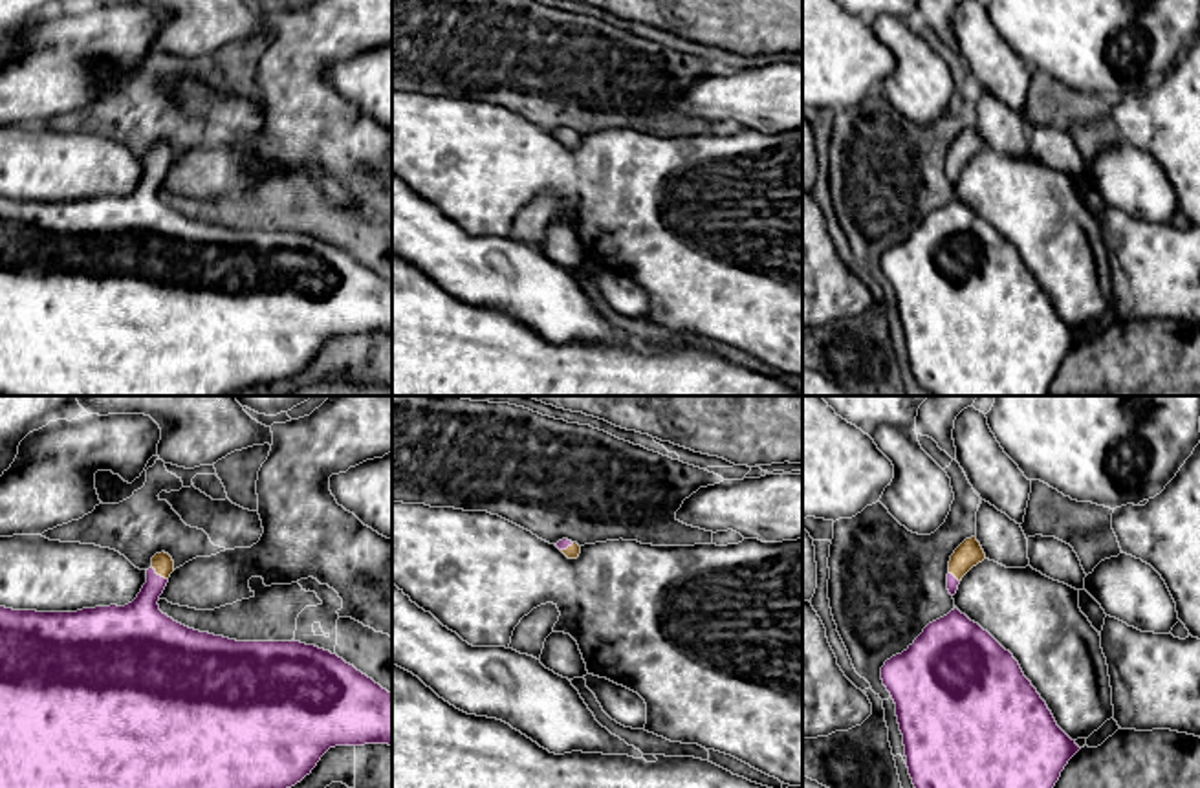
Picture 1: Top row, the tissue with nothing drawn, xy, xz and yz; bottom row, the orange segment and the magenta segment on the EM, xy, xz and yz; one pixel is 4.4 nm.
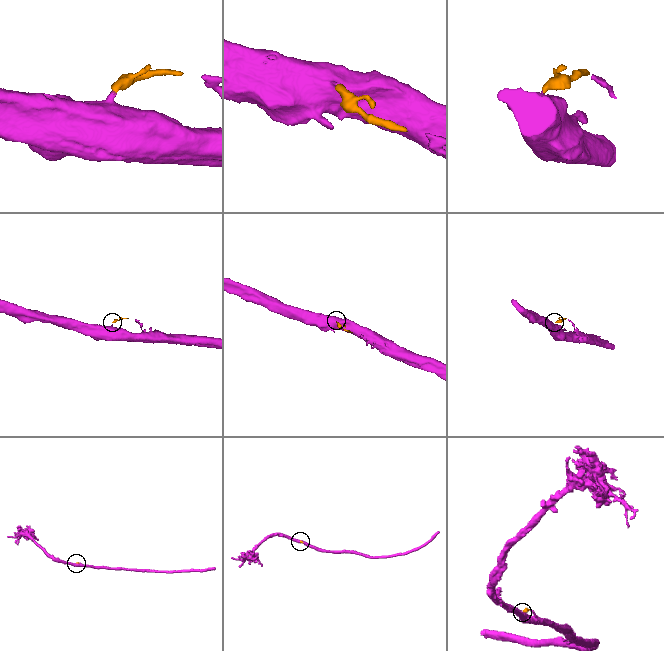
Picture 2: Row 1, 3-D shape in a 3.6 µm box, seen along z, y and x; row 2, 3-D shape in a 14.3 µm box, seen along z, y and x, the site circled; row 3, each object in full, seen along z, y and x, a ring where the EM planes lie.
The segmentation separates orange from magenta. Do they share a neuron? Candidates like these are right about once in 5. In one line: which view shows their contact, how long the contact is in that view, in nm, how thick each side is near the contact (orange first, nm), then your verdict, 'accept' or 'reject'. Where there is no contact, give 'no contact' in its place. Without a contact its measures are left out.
contact in xy; length 90 nm; calibres 90 and 240 nm; accept

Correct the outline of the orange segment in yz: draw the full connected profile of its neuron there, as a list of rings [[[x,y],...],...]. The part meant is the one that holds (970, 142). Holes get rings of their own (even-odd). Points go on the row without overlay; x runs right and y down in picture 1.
[[[976,126],[965,128],[951,145],[949,163],[947,163],[947,180],[951,185],[956,183],[962,167],[978,152],[986,148],[986,143],[976,130]]]

